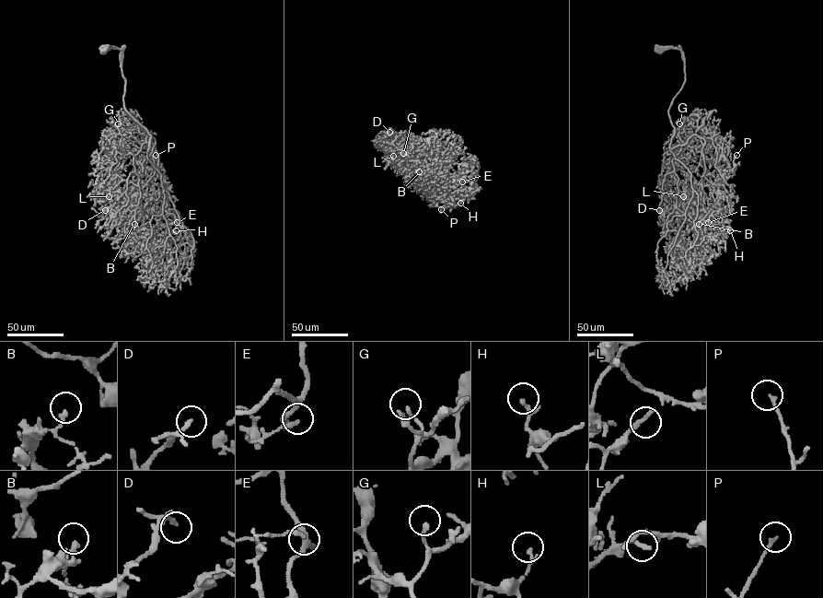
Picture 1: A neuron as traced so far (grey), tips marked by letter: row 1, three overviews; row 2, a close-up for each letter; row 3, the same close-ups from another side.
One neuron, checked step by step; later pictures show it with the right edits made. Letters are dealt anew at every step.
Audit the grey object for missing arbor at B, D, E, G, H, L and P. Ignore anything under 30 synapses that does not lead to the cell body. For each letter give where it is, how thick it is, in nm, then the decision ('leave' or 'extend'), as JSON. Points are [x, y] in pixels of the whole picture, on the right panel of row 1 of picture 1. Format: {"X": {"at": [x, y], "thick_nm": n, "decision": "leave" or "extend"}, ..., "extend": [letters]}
{"B": {"at": [699, 224], "thick_nm": 220, "decision": "leave"}, "D": {"at": [659, 210], "thick_nm": 130, "decision": "leave"}, "E": {"at": [708, 222], "thick_nm": 100, "decision": "leave"}, "G": {"at": [679, 123], "thick_nm": 160, "decision": "leave"}, "H": {"at": [730, 230], "thick_nm": 170, "decision": "leave"}, "L": {"at": [683, 196], "thick_nm": 170, "decision": "leave"}, "P": {"at": [736, 155], "thick_nm": 160, "decision": "leave"}, "extend": []}

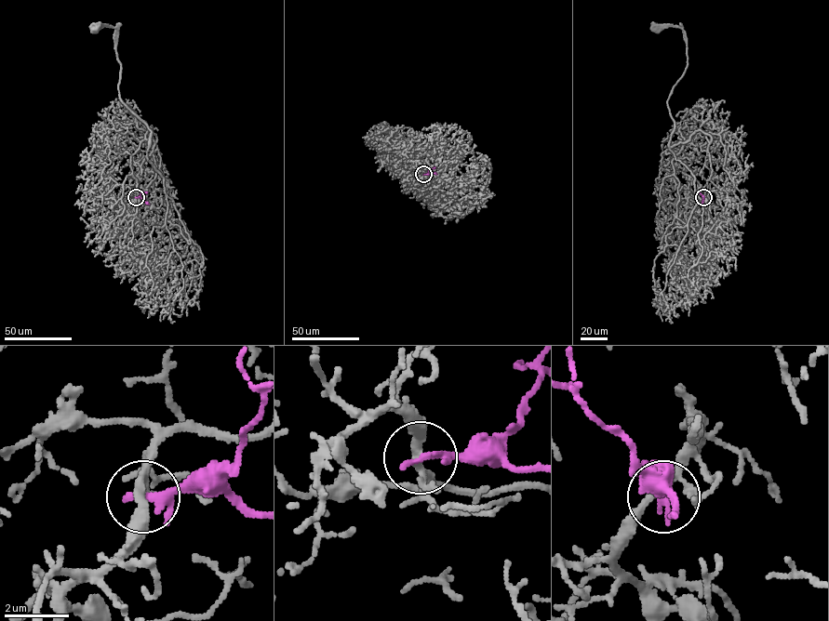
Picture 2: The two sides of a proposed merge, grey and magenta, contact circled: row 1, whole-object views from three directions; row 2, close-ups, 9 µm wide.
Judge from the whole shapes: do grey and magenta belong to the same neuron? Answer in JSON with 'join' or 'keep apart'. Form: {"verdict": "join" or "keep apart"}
{"verdict": "keep apart"}

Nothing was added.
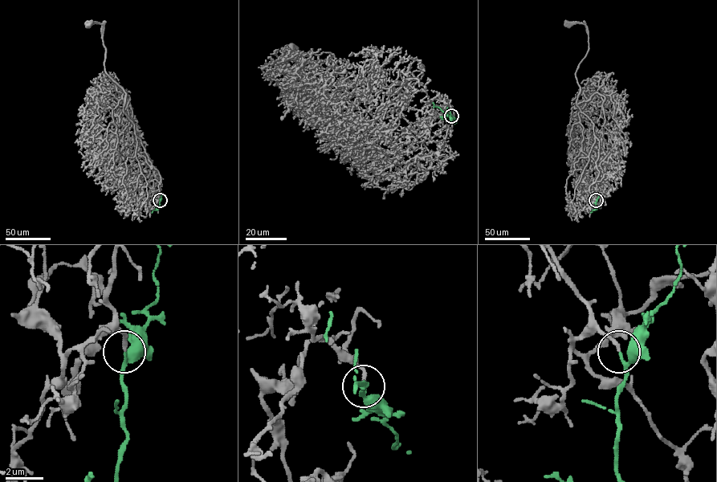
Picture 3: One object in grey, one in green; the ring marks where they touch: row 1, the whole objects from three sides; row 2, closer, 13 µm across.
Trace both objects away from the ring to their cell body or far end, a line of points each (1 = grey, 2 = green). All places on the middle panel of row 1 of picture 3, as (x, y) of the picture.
1: (451, 116), (450, 100), (450, 122), (409, 123), (376, 95), (372, 71), (330, 69), (321, 99), (290, 51)
2: (451, 116), (444, 115), (433, 102)

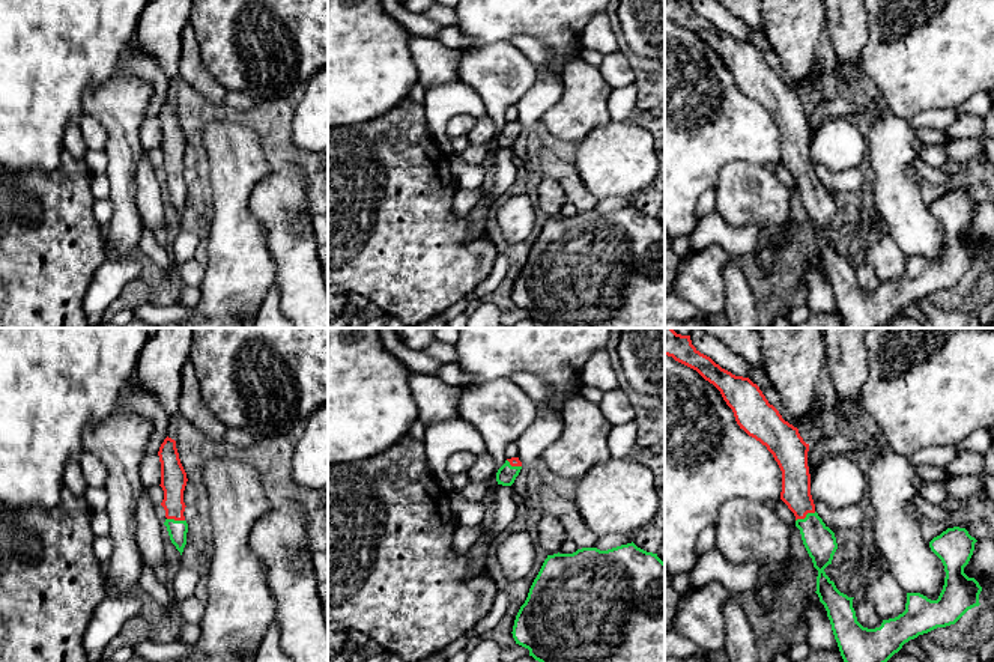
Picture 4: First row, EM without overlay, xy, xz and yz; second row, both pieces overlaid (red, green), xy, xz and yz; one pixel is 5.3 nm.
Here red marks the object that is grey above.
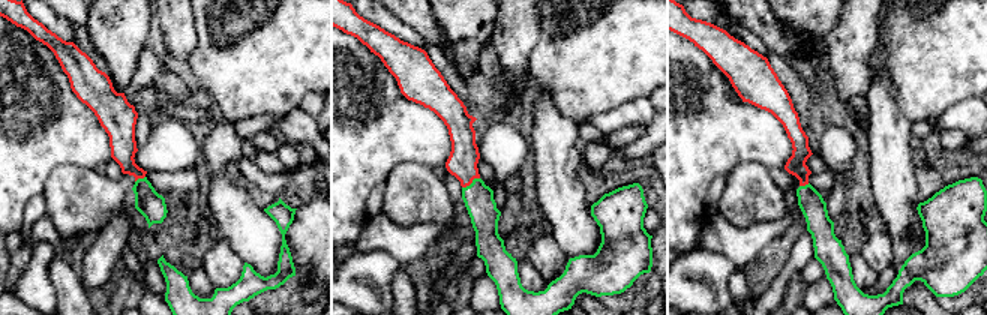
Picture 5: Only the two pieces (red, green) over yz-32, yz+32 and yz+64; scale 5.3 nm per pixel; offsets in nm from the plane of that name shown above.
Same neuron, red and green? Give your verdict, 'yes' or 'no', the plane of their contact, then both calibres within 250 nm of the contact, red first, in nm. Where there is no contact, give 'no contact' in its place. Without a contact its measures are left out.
yes; contact in yz; calibres 160 and 170 nm

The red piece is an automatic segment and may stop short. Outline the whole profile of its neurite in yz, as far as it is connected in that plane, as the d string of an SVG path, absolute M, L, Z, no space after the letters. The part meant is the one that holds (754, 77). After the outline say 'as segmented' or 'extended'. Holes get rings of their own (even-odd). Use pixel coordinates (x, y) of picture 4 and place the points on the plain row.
M665 0L665 18L713 47L732 72L740 92L765 108L777 125L782 134L780 162L794 176L803 208L818 233L815 256L827 274L845 328L884 328L910 302L955 287L968 272L980 268L982 250L964 236L977 203L965 191L953 190L929 205L946 235L938 262L907 256L902 277L883 283L880 290L863 290L853 271L854 260L841 256L824 235L832 227L838 206L835 196L815 175L808 129L809 107L799 92L782 81L756 47L722 32L701 17L690 0Z; extended

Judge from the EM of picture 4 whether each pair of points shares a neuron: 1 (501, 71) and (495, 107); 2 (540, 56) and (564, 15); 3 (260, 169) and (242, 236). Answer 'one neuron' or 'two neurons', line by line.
1: one neuron
2: two neurons
3: one neuron

